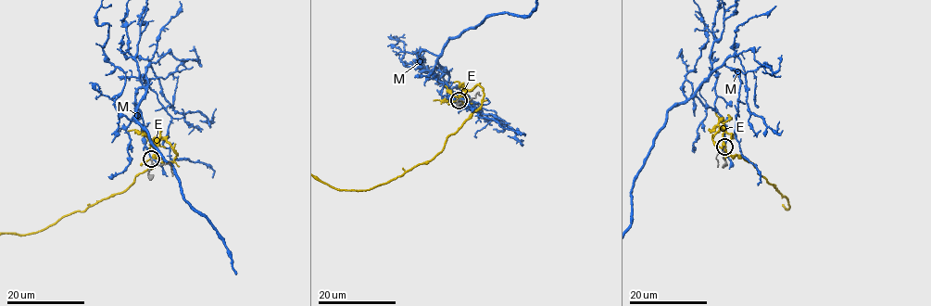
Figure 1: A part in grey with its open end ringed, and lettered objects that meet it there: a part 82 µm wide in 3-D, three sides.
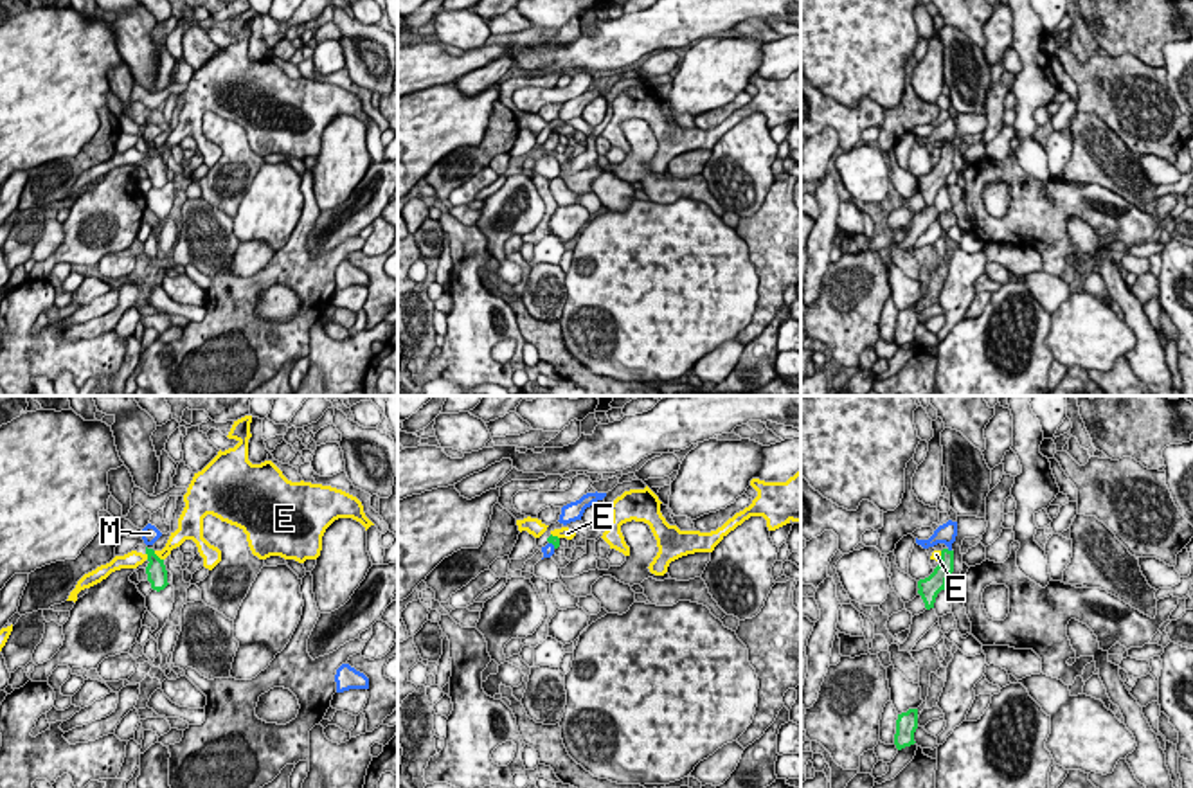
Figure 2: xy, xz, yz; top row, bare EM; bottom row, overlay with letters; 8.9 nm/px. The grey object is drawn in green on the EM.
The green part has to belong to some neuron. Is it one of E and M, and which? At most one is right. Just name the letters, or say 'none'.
M

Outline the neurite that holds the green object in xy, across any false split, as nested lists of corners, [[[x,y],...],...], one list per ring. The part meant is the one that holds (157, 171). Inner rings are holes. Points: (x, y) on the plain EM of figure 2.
[[[146,144],[146,151],[148,151],[148,158],[149,158],[146,164],[148,178],[151,180],[153,187],[160,189],[169,182],[164,157],[160,157],[155,151],[155,148],[148,146],[148,144]]]

